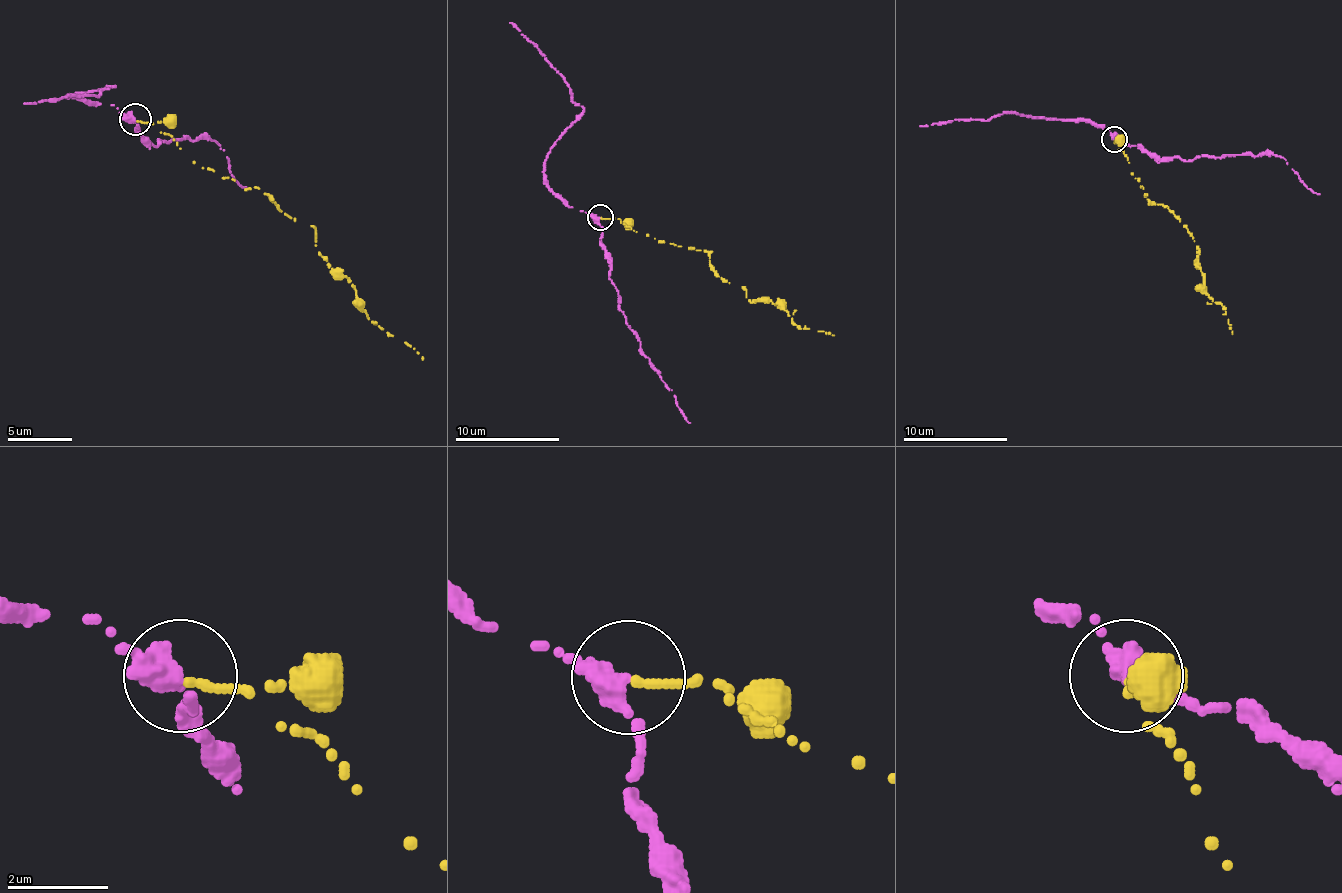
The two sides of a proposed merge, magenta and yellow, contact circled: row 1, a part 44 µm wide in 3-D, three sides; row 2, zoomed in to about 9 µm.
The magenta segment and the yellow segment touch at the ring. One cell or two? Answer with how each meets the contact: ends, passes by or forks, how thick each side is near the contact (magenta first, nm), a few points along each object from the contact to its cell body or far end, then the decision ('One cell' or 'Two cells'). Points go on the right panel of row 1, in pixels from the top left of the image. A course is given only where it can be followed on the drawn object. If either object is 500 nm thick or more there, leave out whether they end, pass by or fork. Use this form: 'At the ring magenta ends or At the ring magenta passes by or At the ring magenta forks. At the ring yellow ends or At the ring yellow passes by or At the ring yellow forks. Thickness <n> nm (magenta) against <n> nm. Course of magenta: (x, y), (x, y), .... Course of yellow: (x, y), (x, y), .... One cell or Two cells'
At the ring magenta passes by. At the ring yellow ends. Thickness 380 nm (magenta) against 160 nm. Course of magenta: (1114, 138), (1103, 125), (1080, 120), (1046, 120), (1006, 112), (996, 117), (920, 125). Course of yellow: (1114, 141), (1119, 141), (1145, 196), (1163, 204), (1197, 245), (1203, 290), (1223, 308), (1231, 332). Two cells

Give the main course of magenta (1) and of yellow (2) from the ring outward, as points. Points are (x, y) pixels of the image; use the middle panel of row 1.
1: (599, 217), (568, 206), (547, 183), (544, 159), (583, 109), (573, 99), (565, 78), (510, 23)
2: (602, 217), (664, 243), (706, 251), (709, 266), (743, 287), (748, 300), (779, 306), (798, 326), (834, 334)

